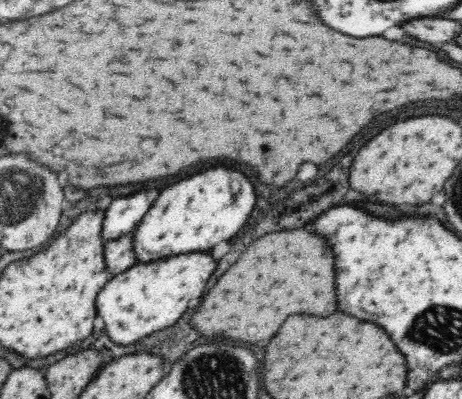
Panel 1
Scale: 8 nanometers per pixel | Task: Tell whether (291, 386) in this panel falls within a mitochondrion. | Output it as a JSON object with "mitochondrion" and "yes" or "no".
{"mitochondrion":"no"}

